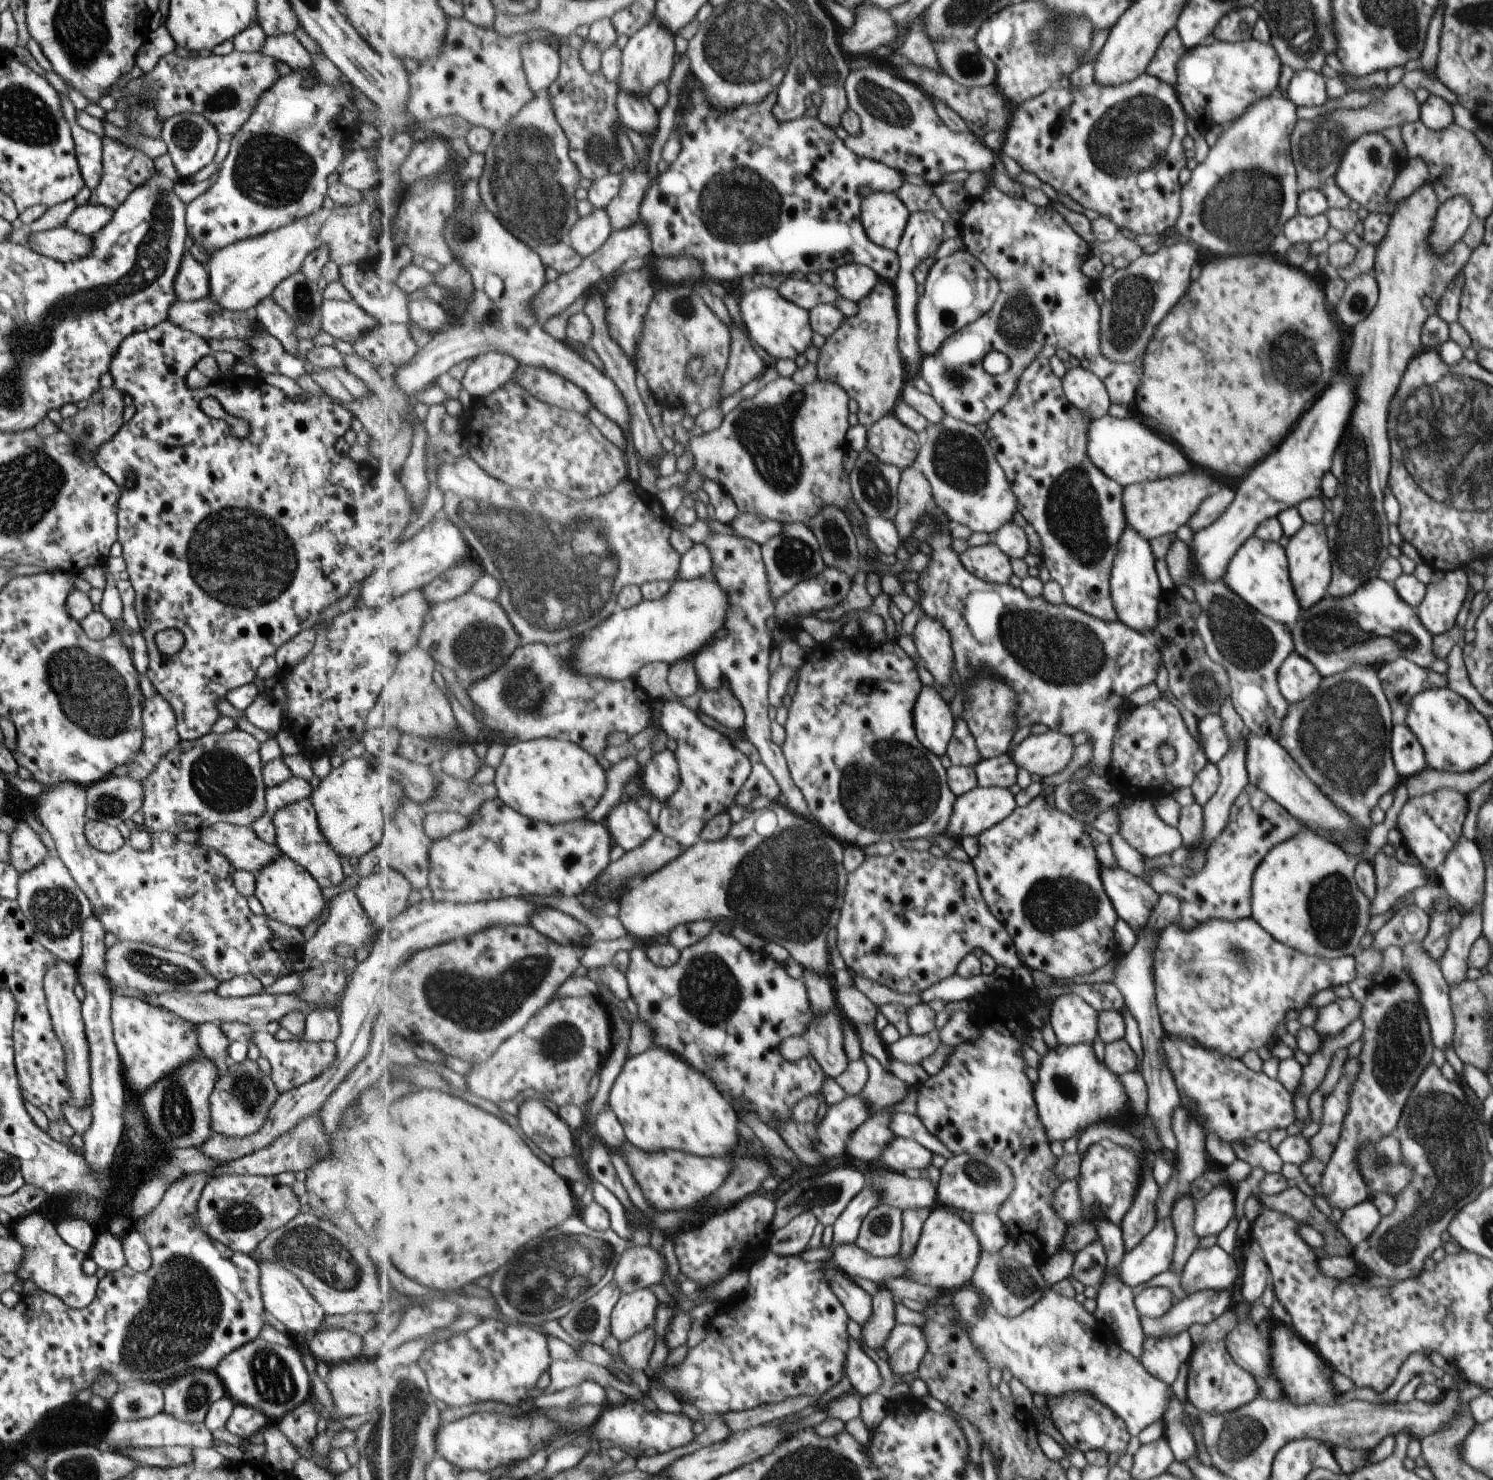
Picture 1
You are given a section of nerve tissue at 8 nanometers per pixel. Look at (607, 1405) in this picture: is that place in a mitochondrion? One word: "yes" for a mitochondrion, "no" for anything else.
no

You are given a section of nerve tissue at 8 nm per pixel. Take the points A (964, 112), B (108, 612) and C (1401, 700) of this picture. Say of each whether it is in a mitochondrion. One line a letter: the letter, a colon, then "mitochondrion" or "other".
A: other
B: other
C: mitochondrion

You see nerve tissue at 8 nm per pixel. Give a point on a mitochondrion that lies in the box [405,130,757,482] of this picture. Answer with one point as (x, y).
(698, 370)

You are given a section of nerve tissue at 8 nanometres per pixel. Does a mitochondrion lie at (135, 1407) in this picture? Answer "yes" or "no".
yes

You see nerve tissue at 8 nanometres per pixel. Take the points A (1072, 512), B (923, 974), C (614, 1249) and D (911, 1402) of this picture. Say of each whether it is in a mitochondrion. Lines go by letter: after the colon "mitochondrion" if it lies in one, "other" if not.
A: mitochondrion
B: other
C: mitochondrion
D: other

